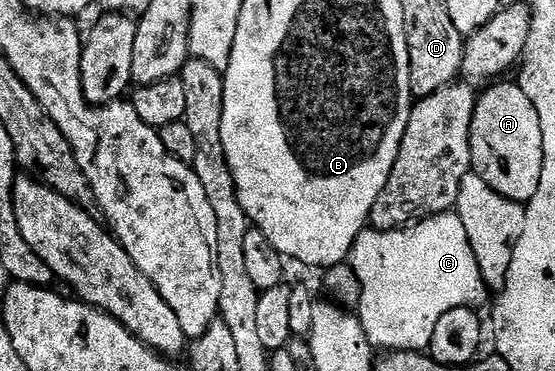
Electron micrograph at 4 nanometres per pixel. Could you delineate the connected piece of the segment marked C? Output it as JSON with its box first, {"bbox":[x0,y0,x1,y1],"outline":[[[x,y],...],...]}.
{"bbox":[347,211,491,353],"outline":[[[456,211],[416,221],[403,229],[383,231],[366,227],[355,239],[347,261],[358,276],[361,288],[355,313],[361,318],[363,331],[377,351],[420,353],[428,350],[431,335],[435,335],[435,327],[447,311],[455,311],[455,307],[481,307],[491,297],[491,290],[484,283],[475,252],[467,239],[467,227],[463,227],[463,219],[459,219]]]}

